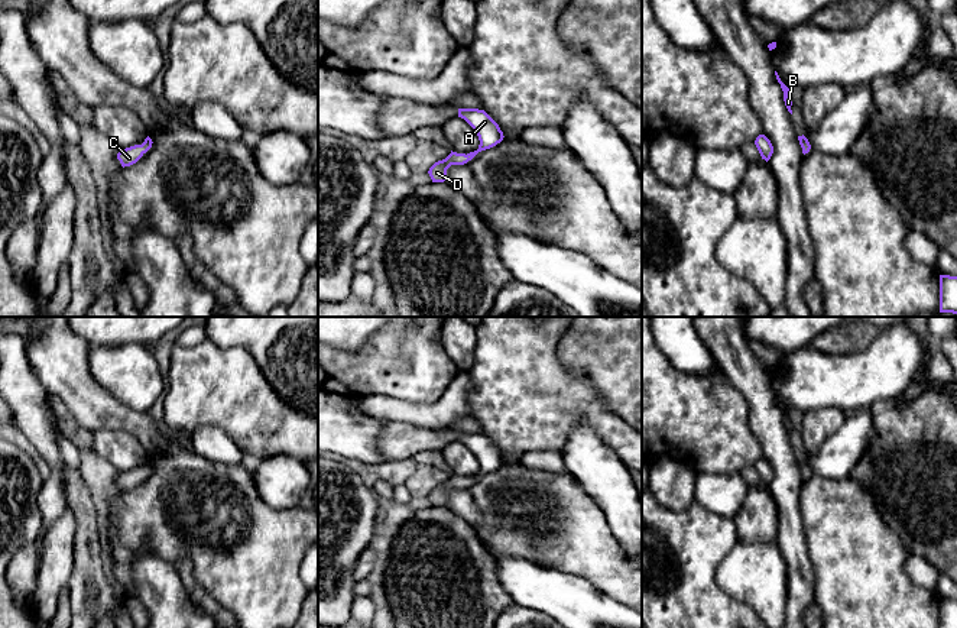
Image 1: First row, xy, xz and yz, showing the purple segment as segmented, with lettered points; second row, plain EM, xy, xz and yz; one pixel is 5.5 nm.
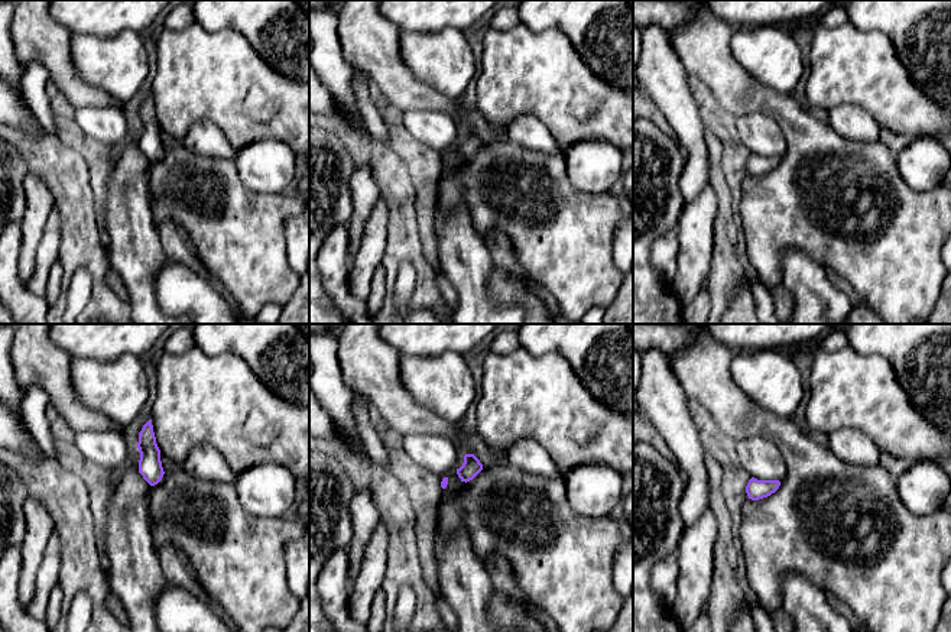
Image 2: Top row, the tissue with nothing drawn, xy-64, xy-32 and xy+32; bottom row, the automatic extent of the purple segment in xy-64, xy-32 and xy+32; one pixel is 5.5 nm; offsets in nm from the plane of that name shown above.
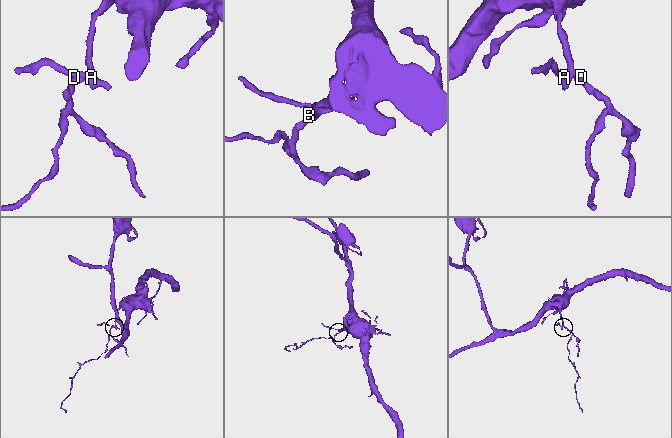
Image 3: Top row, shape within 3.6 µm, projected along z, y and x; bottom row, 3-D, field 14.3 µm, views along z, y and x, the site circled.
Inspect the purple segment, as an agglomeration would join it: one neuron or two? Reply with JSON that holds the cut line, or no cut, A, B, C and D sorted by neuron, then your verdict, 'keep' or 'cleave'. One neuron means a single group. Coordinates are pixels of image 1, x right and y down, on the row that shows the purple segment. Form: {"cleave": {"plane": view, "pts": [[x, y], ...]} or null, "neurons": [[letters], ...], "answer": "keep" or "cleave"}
{"cleave": null, "neurons": [["A", "B", "C", "D"]], "answer": "keep"}

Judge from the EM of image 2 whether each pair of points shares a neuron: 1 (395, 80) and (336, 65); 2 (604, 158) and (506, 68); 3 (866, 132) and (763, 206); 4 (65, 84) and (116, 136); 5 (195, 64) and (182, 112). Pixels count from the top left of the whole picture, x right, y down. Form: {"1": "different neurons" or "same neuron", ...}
{"1": "different neurons", "2": "different neurons", "3": "different neurons", "4": "different neurons", "5": "same neuron"}

